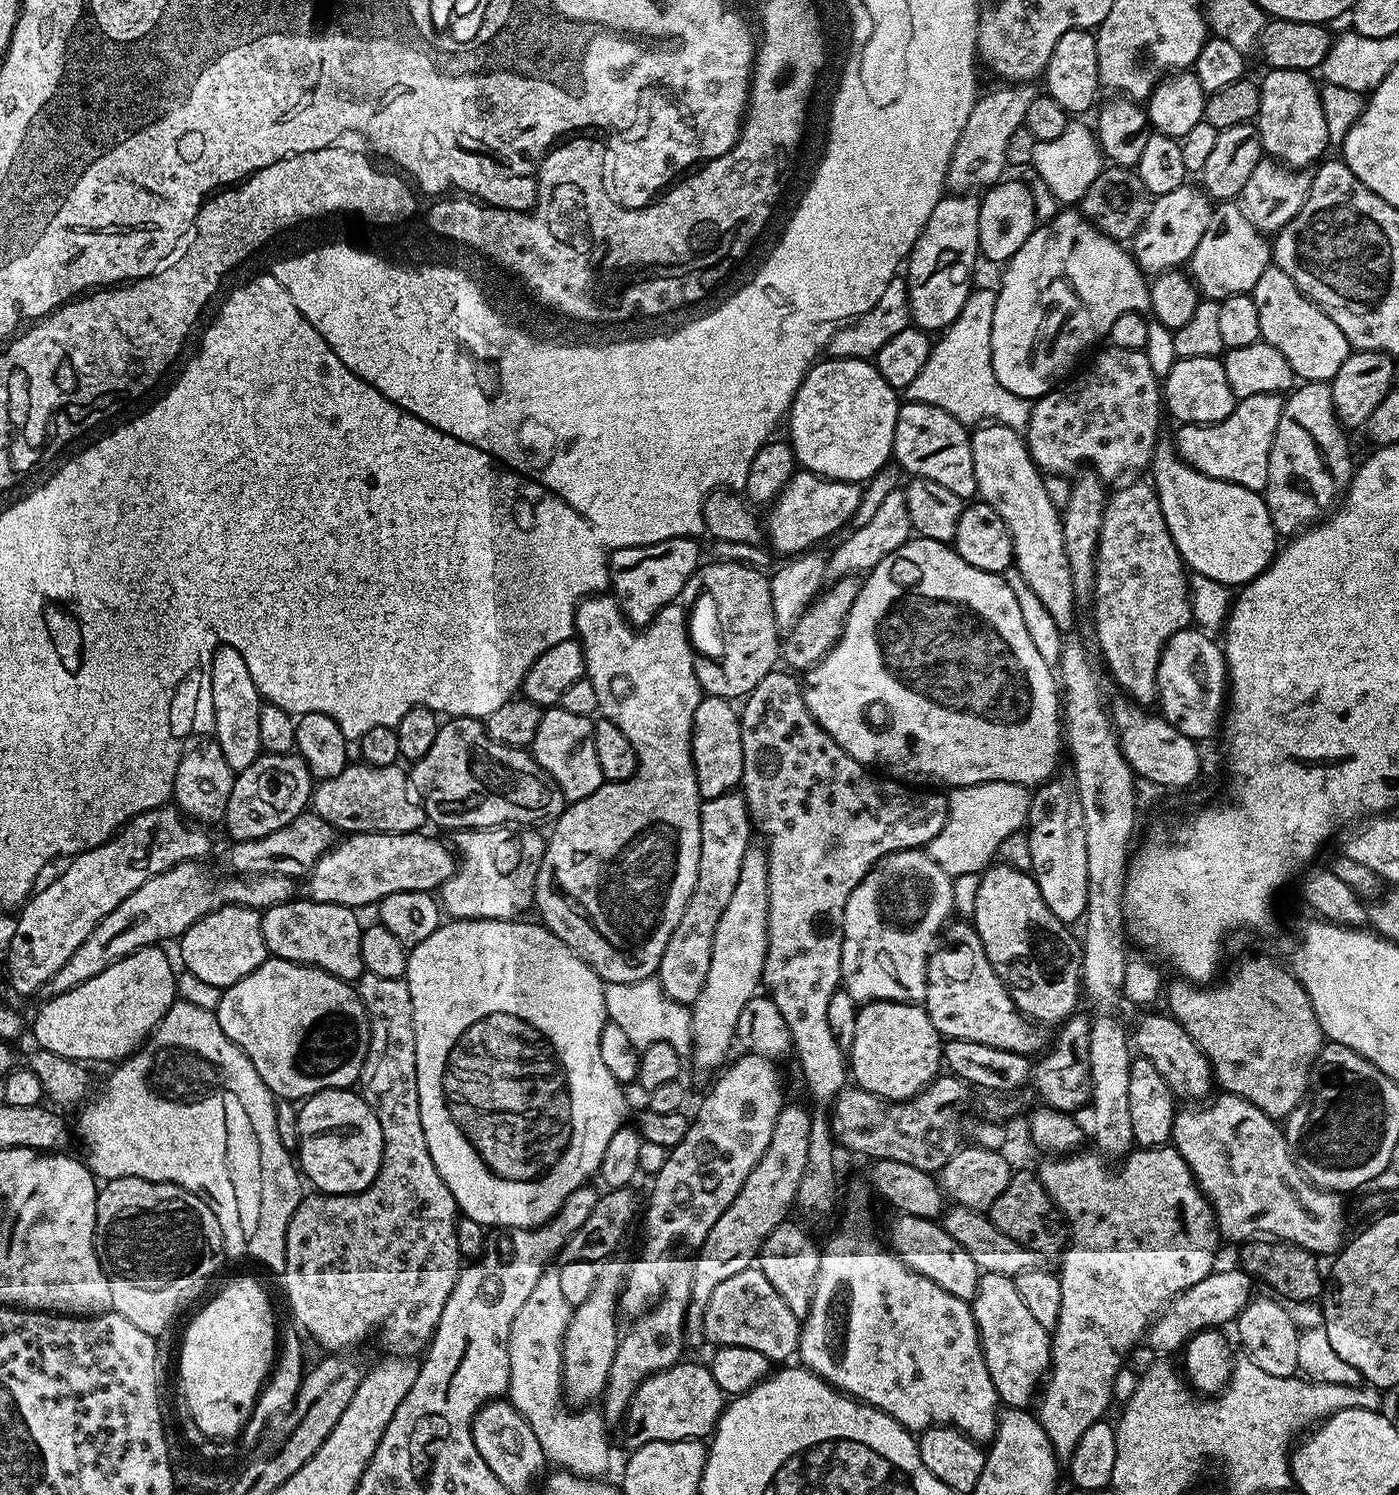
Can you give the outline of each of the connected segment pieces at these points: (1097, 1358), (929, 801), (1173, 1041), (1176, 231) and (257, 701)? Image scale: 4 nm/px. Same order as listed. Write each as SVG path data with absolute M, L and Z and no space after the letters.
M1161 1146L1159 1148L1141 1148L1123 1157L1121 1168L1108 1168L1109 1161L1103 1155L1095 1151L1077 1151L1075 1154L1064 1154L1059 1158L1048 1158L1041 1168L1038 1168L1038 1175L1042 1186L1047 1190L1048 1197L1056 1202L1061 1217L1066 1221L1067 1240L1066 1247L1059 1257L1060 1268L1058 1275L1062 1286L1062 1310L1058 1313L1056 1327L1051 1329L1050 1339L1052 1341L1052 1363L1050 1365L1050 1375L1043 1381L1042 1391L1038 1396L1038 1403L1034 1411L1036 1417L1040 1419L1042 1430L1046 1430L1046 1438L1050 1438L1052 1449L1056 1451L1057 1457L1067 1458L1072 1455L1074 1446L1078 1446L1078 1438L1086 1434L1089 1426L1094 1426L1094 1422L1105 1419L1104 1411L1108 1408L1108 1403L1113 1403L1114 1378L1125 1367L1124 1359L1132 1352L1132 1347L1136 1343L1145 1339L1148 1326L1164 1311L1164 1307L1174 1299L1182 1290L1194 1286L1194 1282L1202 1282L1217 1267L1216 1247L1222 1244L1220 1230L1216 1226L1216 1213L1212 1211L1208 1199L1200 1191L1196 1180L1192 1177L1190 1166L1181 1158L1179 1150L1174 1146Z
M773 670L770 674L766 674L766 678L762 678L762 682L758 682L758 686L754 686L754 690L748 693L746 699L743 701L742 707L739 709L740 713L740 729L742 730L742 778L740 784L742 785L742 795L746 806L748 807L748 816L752 820L752 827L757 833L764 835L763 843L766 845L768 854L768 889L770 890L770 910L768 911L768 945L766 946L766 966L764 967L764 978L762 981L763 987L766 989L766 994L774 1002L774 1006L778 1006L782 1018L786 1018L786 1026L790 1030L790 1038L792 1039L792 1052L796 1060L800 1063L800 1072L804 1075L804 1084L808 1087L808 1092L820 1104L825 1106L831 1105L840 1092L845 1088L850 1080L850 1062L846 1057L845 1049L838 1046L838 1042L834 1042L834 1034L830 1031L830 1021L826 1019L826 1010L830 1006L830 998L841 987L842 981L840 979L840 967L842 966L842 938L844 937L844 915L846 914L846 902L850 902L850 894L854 894L854 886L858 886L858 882L862 882L862 878L866 878L866 874L871 868L878 863L882 857L891 852L901 852L907 848L923 849L931 840L938 838L938 834L942 834L942 830L948 821L948 797L940 790L925 790L920 786L909 786L901 781L893 780L883 774L877 774L875 771L869 770L865 765L859 764L854 758L850 758L850 754L846 754L846 750L842 750L842 746L838 746L838 742L834 742L834 738L830 738L830 734L826 734L826 730L822 730L820 723L814 719L810 714L810 710L804 701L804 693L802 691L802 684L799 679L791 671Z
M1152 1012L1137 1022L1136 1033L1134 1030L1130 1036L1135 1051L1150 1062L1154 1062L1154 1070L1158 1070L1158 1074L1162 1074L1162 1078L1166 1078L1172 1095L1176 1097L1177 1101L1200 1102L1211 1097L1214 1077L1206 1054L1196 1045L1194 1038L1190 1038L1190 1034L1186 1034L1184 1027L1172 1015L1161 1012Z
M1186 182L1178 186L1178 190L1170 190L1170 194L1162 194L1149 203L1146 218L1130 241L1130 251L1137 266L1149 277L1155 278L1162 272L1187 265L1198 242L1202 242L1214 204L1207 192L1196 188L1191 188L1191 183Z
M219 645L212 654L211 702L214 739L230 769L238 774L262 754L258 715L263 701L242 654L234 647Z

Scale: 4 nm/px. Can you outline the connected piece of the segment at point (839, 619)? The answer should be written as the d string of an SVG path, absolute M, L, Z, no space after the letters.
M859 575L831 581L804 611L802 618L798 618L794 627L787 629L782 640L782 660L789 664L785 664L789 669L800 674L807 672L836 645L844 629L844 619L850 614L850 606L854 606L854 598L858 598L861 583Z

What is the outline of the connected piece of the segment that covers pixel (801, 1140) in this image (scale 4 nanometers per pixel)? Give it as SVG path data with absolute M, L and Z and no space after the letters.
M791 1102L781 1107L778 1118L774 1122L774 1134L770 1134L770 1146L766 1146L766 1154L750 1170L750 1178L742 1182L742 1190L738 1190L738 1198L726 1206L722 1218L714 1222L710 1234L700 1243L695 1253L696 1261L691 1261L692 1289L688 1299L688 1313L684 1319L684 1339L689 1345L705 1343L704 1315L706 1302L710 1302L710 1294L726 1278L738 1274L742 1270L753 1267L759 1257L762 1242L777 1226L789 1219L788 1211L793 1211L798 1182L802 1182L802 1170L806 1170L806 1153L810 1150L810 1122L812 1117L808 1110L799 1108Z

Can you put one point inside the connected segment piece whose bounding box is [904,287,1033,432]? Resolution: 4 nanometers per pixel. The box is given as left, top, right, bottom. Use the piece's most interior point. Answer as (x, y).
(958, 376)

